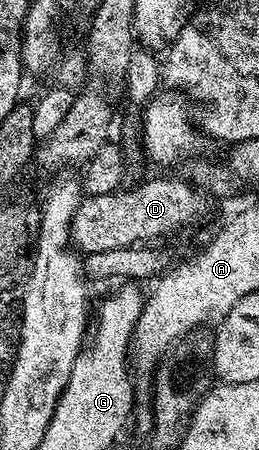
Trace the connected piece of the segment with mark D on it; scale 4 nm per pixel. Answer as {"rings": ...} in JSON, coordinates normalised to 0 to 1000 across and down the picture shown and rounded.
{"rings":[[[614,391],[602,400],[529,411],[498,427],[456,422],[371,436],[324,433],[282,476],[274,542],[309,562],[332,564],[514,551],[610,536],[598,533],[610,524],[645,524],[687,507],[722,507],[795,476],[807,436],[780,416],[768,418],[749,418],[722,400]]]}

